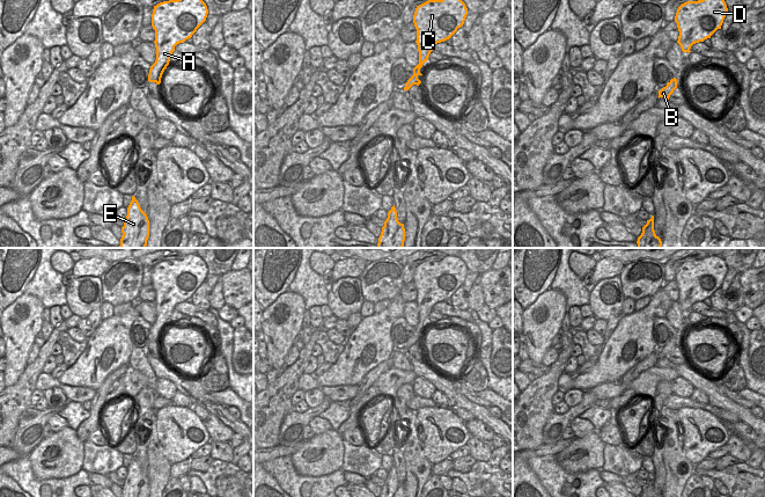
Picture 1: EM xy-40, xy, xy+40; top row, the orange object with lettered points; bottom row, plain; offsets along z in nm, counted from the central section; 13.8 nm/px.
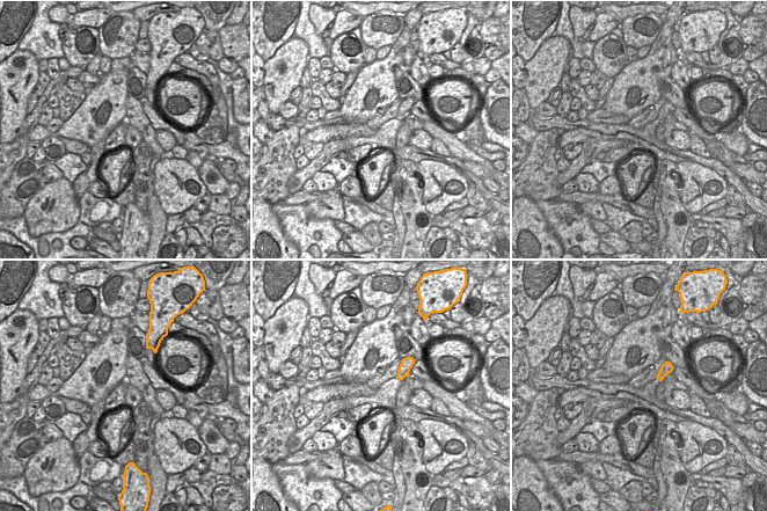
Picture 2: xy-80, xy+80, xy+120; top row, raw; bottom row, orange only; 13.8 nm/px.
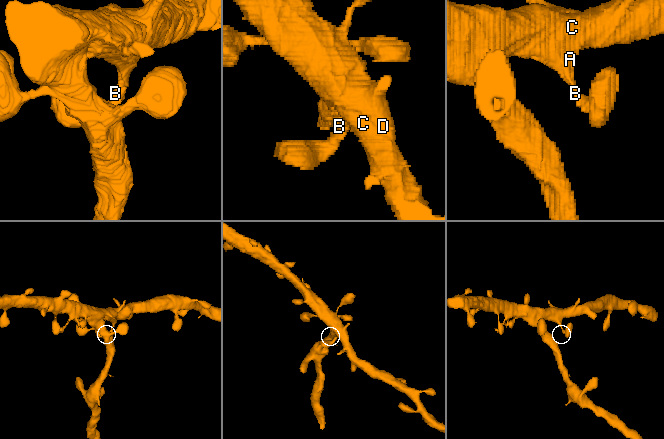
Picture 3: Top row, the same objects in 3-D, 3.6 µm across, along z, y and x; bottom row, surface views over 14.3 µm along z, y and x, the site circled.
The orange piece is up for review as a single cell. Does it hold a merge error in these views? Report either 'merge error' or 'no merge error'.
no merge error

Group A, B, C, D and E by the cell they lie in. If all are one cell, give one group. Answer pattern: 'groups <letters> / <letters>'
groups A B C D E

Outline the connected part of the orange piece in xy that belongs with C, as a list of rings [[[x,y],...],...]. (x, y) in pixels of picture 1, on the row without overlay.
[[[444,256],[442,260],[428,260],[417,265],[413,283],[417,288],[419,323],[413,328],[413,335],[407,339],[404,350],[413,344],[419,345],[420,328],[428,320],[433,306],[444,301],[464,284],[468,275],[465,263],[457,256]]]

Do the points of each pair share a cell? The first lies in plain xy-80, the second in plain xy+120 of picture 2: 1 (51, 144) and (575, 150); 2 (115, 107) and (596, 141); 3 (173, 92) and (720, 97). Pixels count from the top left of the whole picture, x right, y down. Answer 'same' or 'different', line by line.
1: same
2: different
3: same

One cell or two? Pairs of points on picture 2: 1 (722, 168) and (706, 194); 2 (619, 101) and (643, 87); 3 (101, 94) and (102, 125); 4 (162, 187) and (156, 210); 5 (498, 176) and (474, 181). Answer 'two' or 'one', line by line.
1: two
2: one
3: one
4: two
5: two

